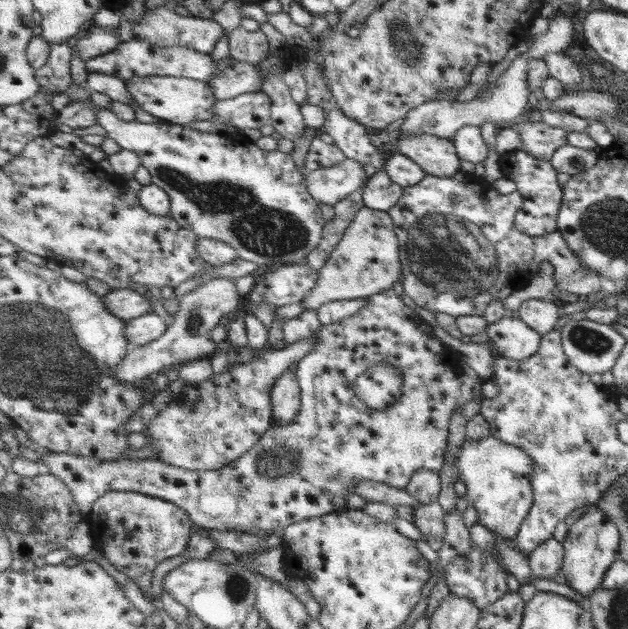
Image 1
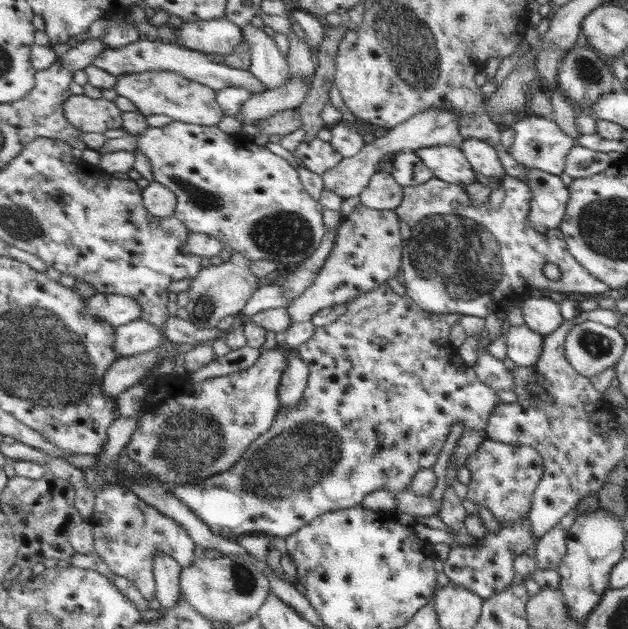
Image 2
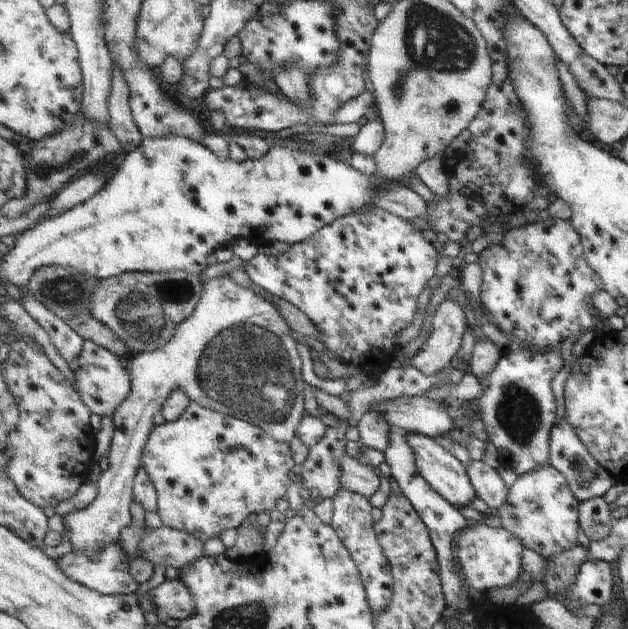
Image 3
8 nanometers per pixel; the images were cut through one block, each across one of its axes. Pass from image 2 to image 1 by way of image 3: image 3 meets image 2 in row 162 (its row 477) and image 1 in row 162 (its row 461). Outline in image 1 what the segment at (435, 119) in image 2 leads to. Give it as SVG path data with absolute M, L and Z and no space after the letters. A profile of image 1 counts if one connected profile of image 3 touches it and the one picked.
M347 157L343 162L327 168L307 170L306 182L311 197L319 205L334 208L339 201L365 186L369 177L362 166L361 162Z

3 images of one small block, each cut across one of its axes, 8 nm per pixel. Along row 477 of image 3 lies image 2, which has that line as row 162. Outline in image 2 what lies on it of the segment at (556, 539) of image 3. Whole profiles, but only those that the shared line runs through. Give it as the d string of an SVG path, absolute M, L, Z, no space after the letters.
M532 113L521 120L514 122L515 140L507 151L515 157L519 164L527 167L535 167L549 173L559 175L563 172L565 154L574 145L573 139L561 131L561 127L553 120L540 117Z

